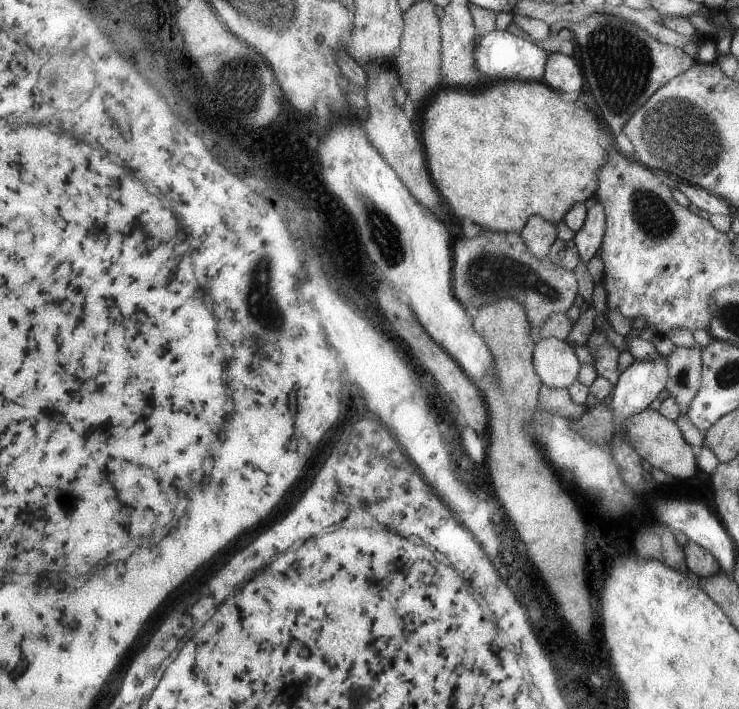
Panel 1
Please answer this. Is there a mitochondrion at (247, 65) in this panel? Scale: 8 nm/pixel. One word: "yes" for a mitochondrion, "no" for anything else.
yes

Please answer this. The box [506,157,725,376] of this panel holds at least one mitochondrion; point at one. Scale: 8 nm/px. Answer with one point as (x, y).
(652, 214)

